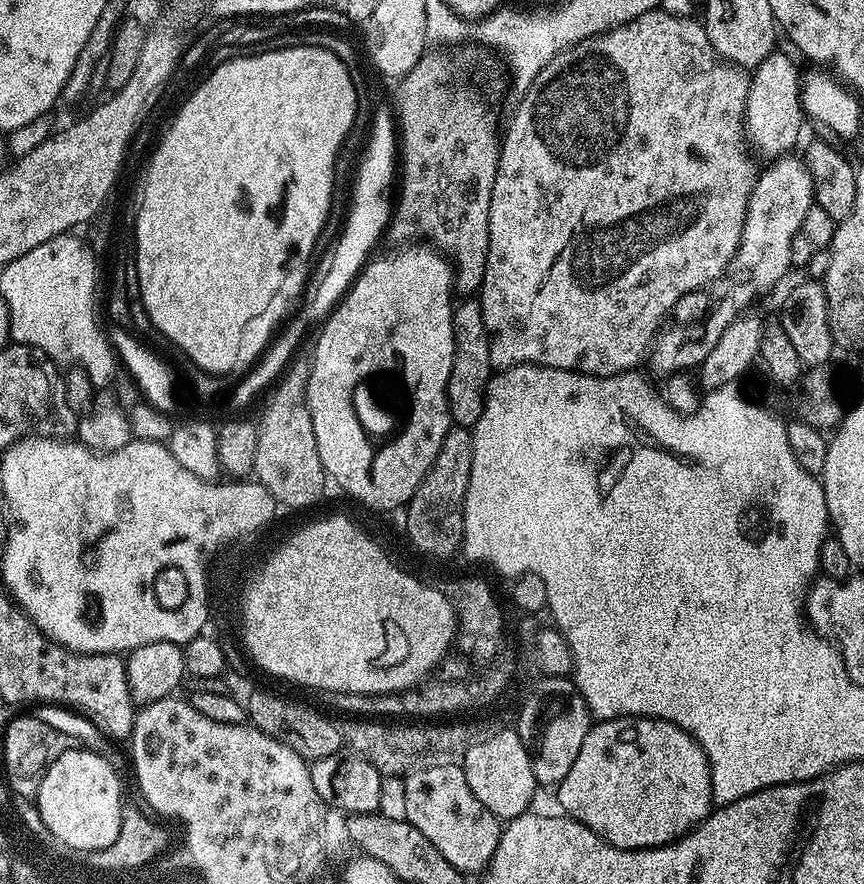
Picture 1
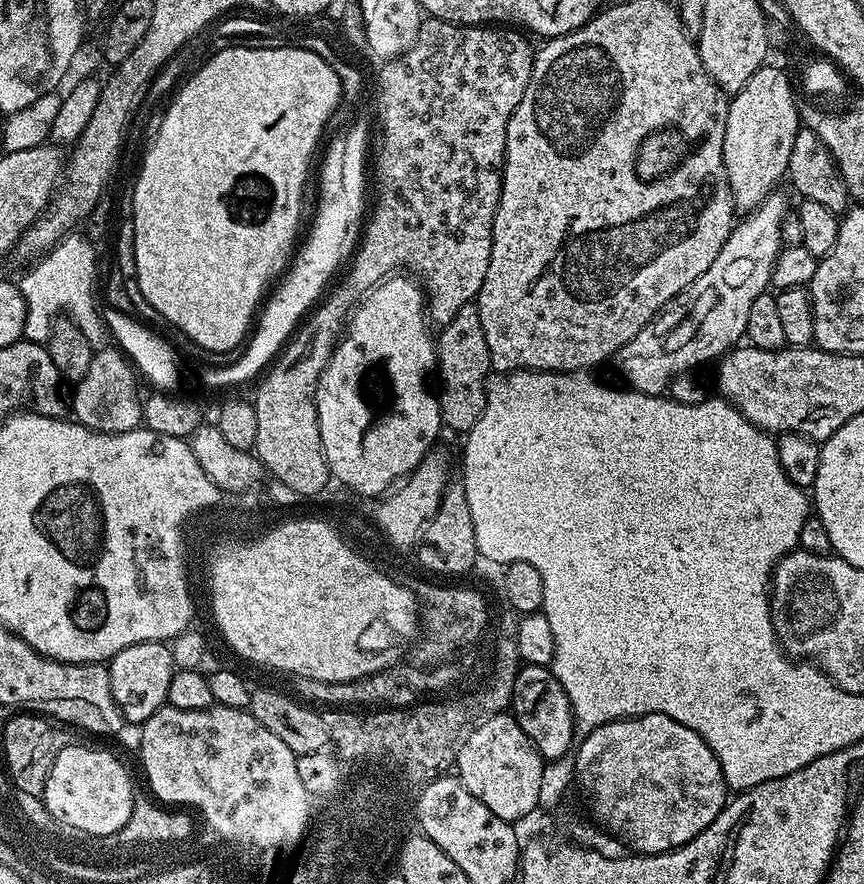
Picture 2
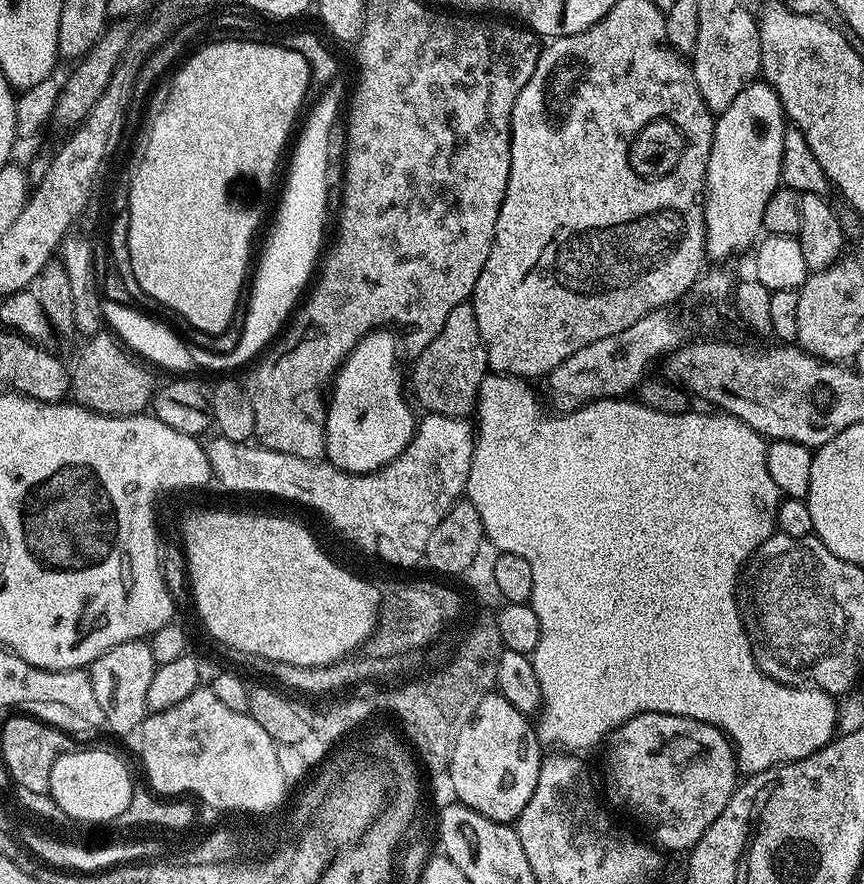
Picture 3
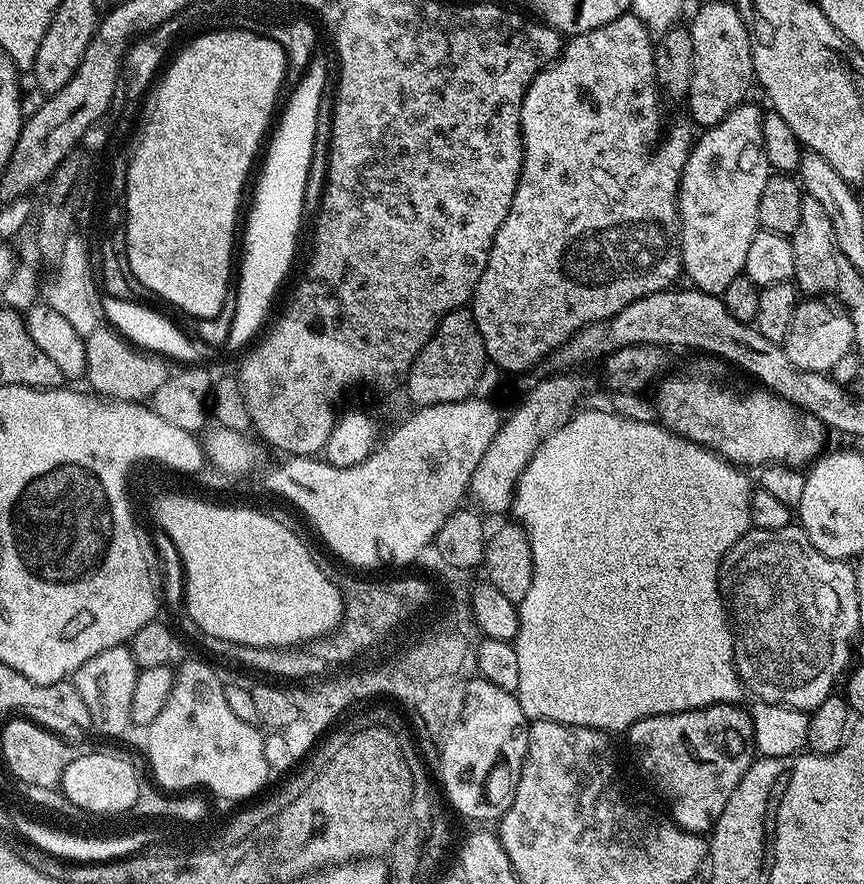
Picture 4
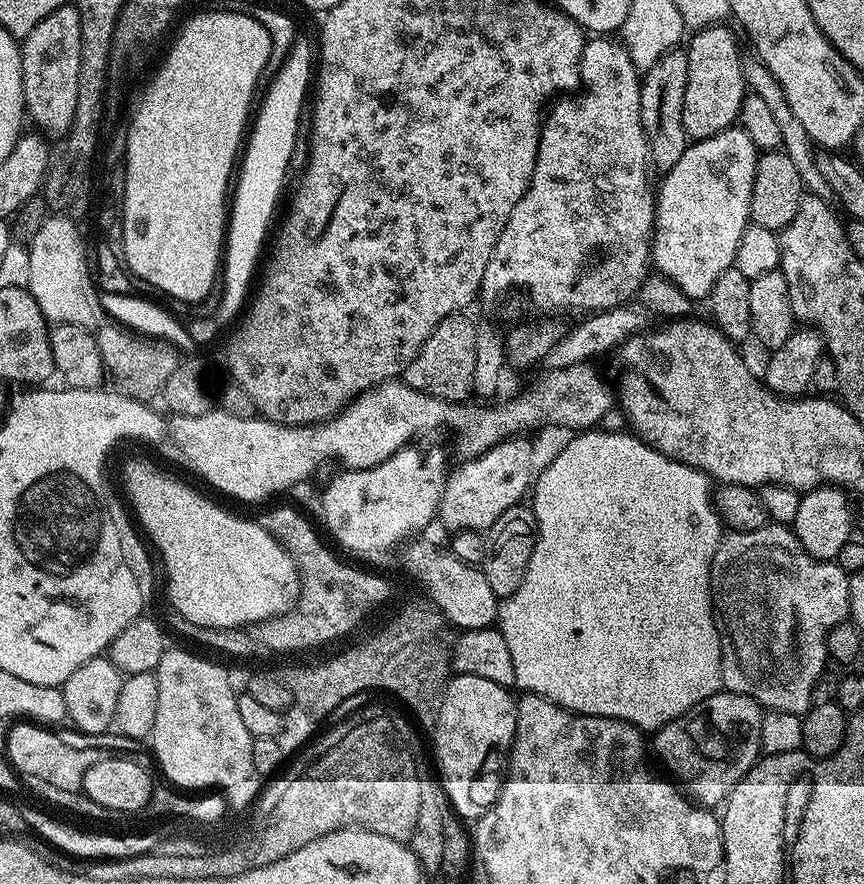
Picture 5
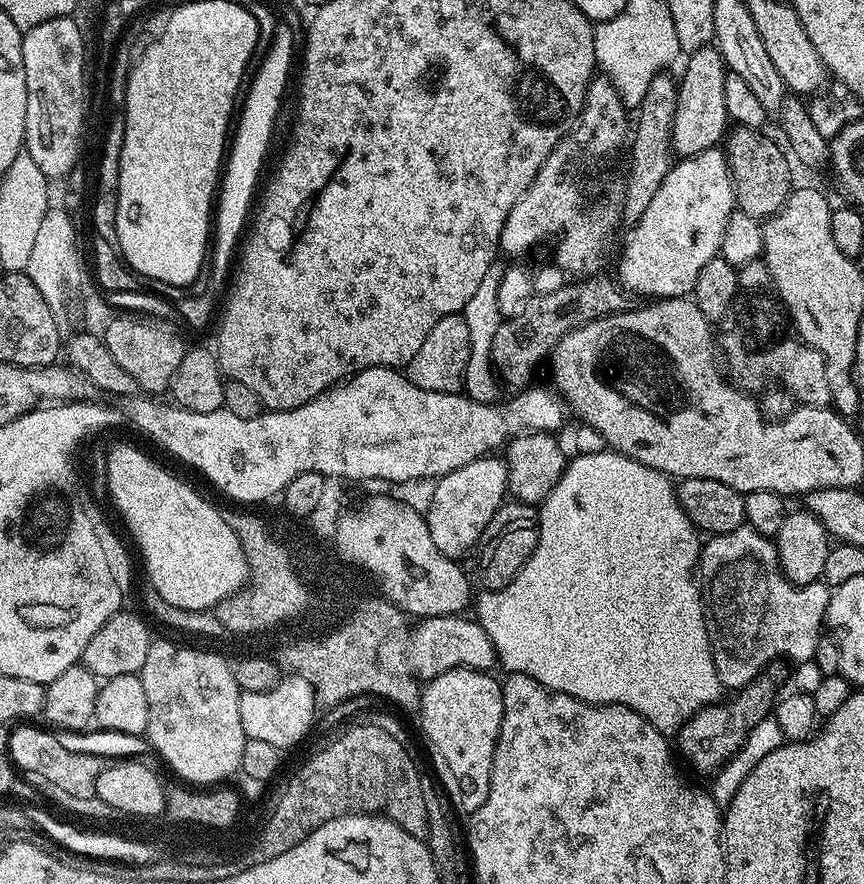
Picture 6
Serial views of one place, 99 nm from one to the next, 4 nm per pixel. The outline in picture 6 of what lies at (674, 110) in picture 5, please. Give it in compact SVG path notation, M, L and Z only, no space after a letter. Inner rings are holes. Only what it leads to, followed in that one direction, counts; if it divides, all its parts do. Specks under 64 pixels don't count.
M661 74L654 78L650 90L646 90L646 98L642 98L638 115L634 120L634 135L630 140L632 148L632 165L628 168L628 184L622 188L622 216L629 225L636 225L646 214L646 206L650 206L650 198L658 194L658 186L672 169L674 153L672 139L674 138L674 110L680 93L677 81L671 80L668 74Z

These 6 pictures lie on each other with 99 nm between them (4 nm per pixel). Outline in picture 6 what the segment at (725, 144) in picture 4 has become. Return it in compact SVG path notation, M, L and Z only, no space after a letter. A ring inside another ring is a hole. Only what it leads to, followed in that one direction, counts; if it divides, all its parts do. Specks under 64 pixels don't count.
M719 147L702 150L702 154L677 159L666 174L662 186L658 186L658 194L650 198L646 214L642 214L642 218L631 229L632 237L629 238L628 245L624 248L624 257L620 260L619 287L637 297L638 295L648 296L646 298L687 297L695 289L698 274L702 274L706 262L720 255L722 234L726 234L730 214L735 208L736 198L731 168L725 153Z

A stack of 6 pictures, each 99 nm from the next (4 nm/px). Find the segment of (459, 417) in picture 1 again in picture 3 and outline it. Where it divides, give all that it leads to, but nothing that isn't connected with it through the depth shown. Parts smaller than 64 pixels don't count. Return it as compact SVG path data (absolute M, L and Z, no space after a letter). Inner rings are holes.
M465 302L454 306L446 318L438 338L426 346L415 357L410 376L410 388L416 400L433 416L459 416L468 418L476 411L476 402L480 398L480 387L485 376L489 375L488 351L478 334L478 317L474 315L474 306Z

